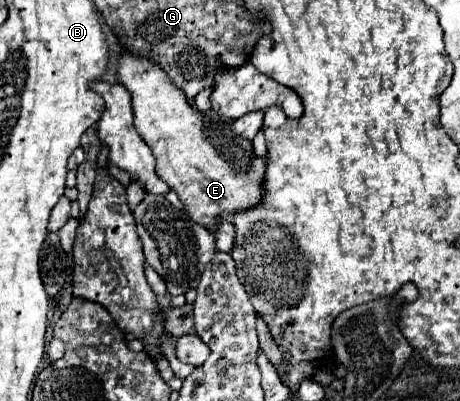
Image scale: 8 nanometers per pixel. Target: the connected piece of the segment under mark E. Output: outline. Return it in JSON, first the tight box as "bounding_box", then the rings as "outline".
{"bounding_box":[116,47,266,231],"outline":[[[122,47],[116,67],[118,81],[132,93],[132,111],[134,111],[134,127],[140,133],[144,141],[148,141],[154,157],[156,157],[156,171],[158,177],[178,193],[184,213],[200,223],[202,227],[216,231],[218,219],[232,219],[234,213],[252,209],[260,205],[264,199],[264,175],[266,175],[266,157],[258,157],[254,153],[252,141],[246,137],[240,137],[232,131],[228,121],[212,119],[206,113],[196,111],[182,89],[178,89],[172,79],[158,67],[158,63],[152,63],[146,57],[138,57],[136,53]]]}

